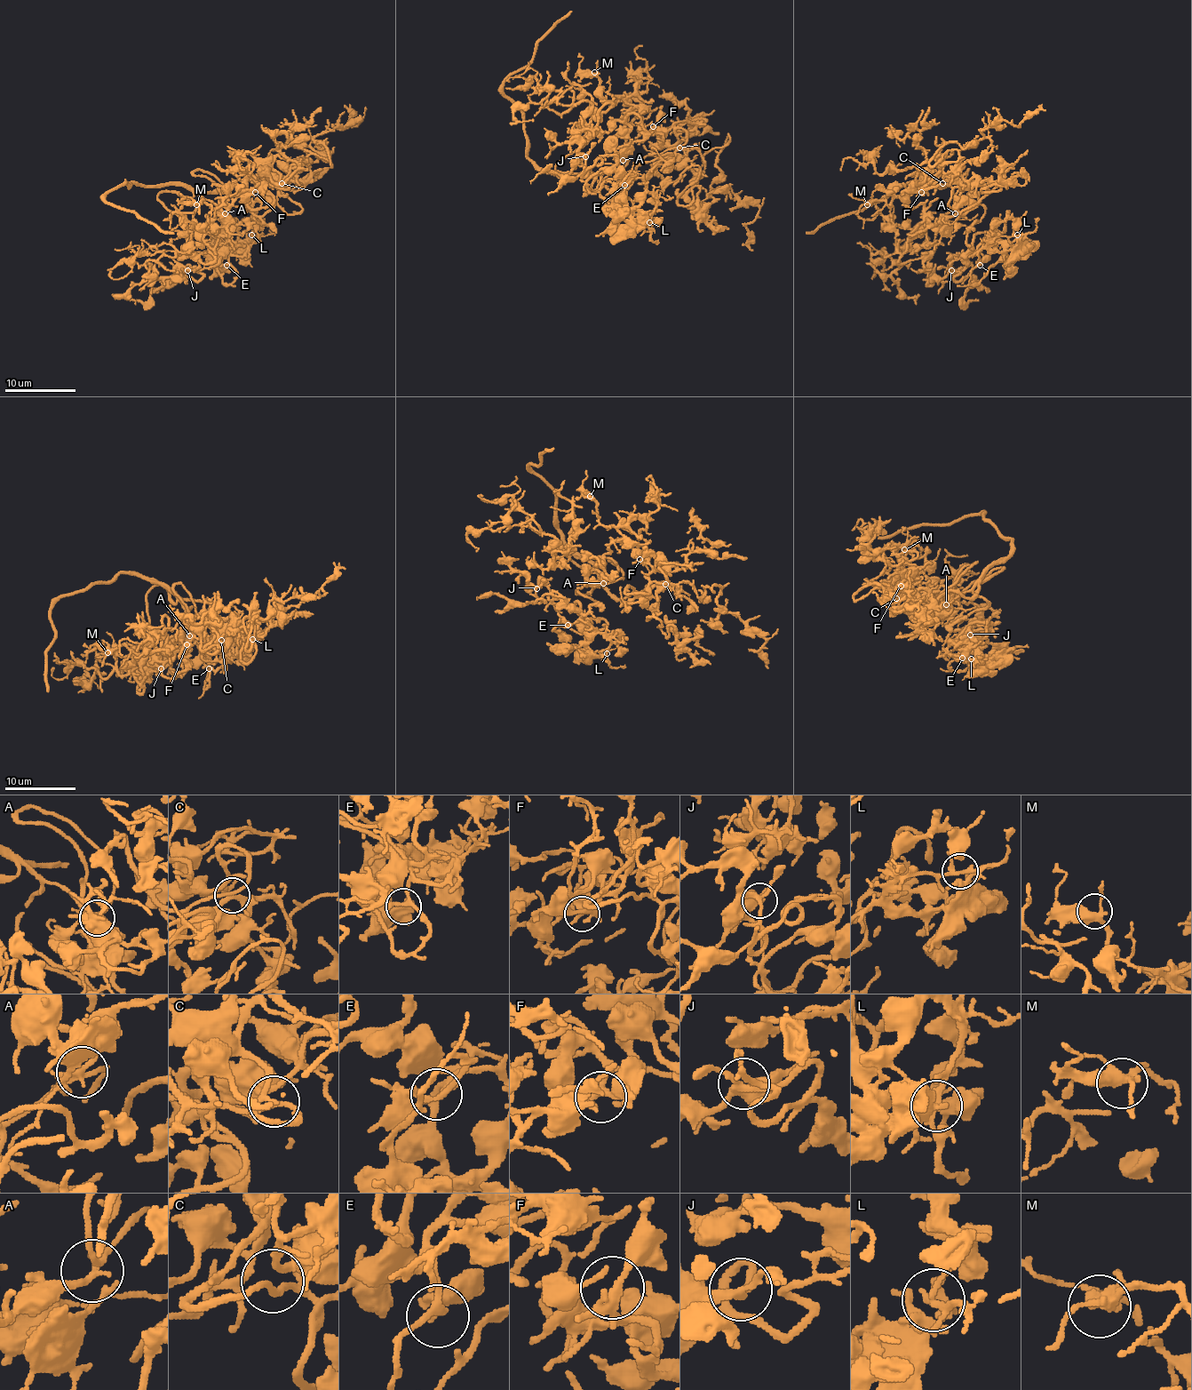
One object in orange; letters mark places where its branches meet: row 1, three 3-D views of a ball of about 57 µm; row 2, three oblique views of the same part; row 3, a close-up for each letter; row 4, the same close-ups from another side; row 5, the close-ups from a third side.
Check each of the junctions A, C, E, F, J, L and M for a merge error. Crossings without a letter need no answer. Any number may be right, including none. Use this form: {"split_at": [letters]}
{"split_at": []}

